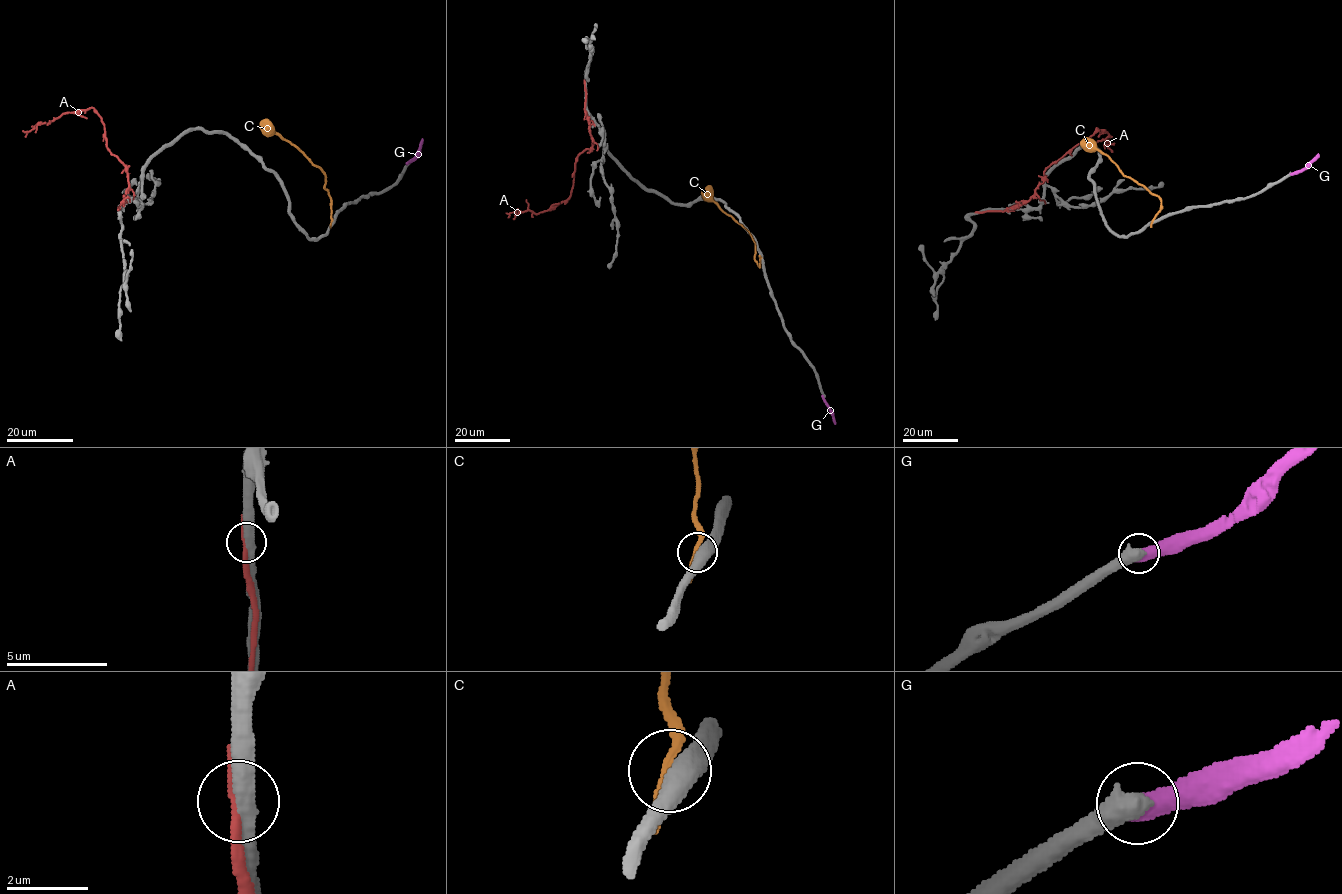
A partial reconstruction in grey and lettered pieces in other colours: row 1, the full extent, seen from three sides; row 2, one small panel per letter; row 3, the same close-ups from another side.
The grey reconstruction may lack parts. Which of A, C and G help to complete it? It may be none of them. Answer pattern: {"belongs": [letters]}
{"belongs": []}

